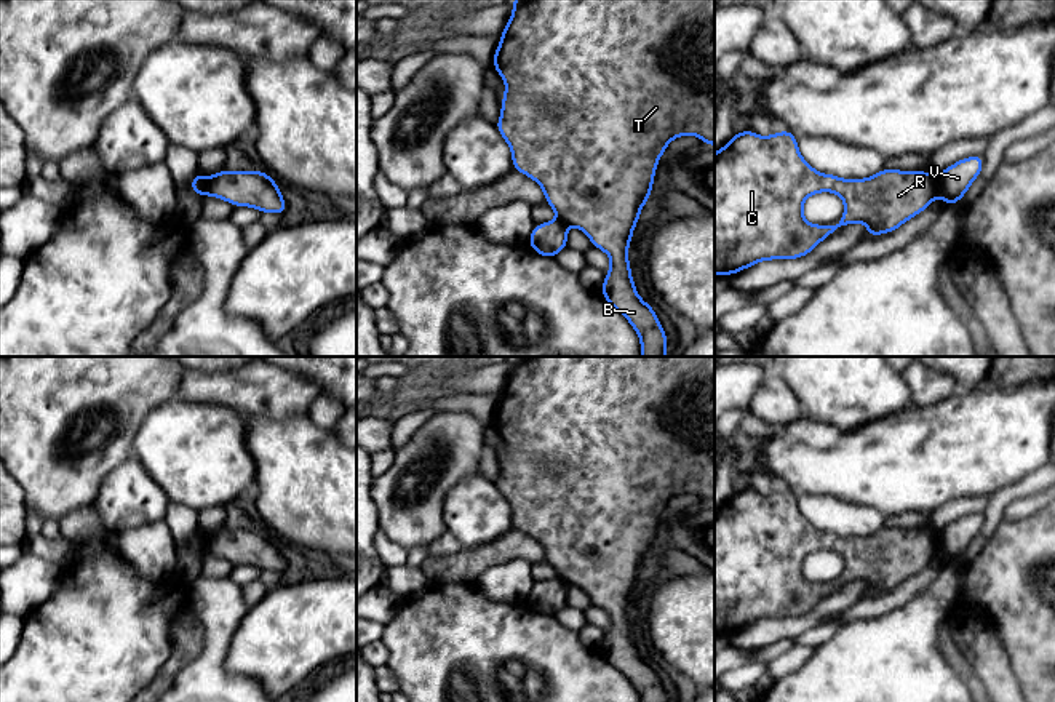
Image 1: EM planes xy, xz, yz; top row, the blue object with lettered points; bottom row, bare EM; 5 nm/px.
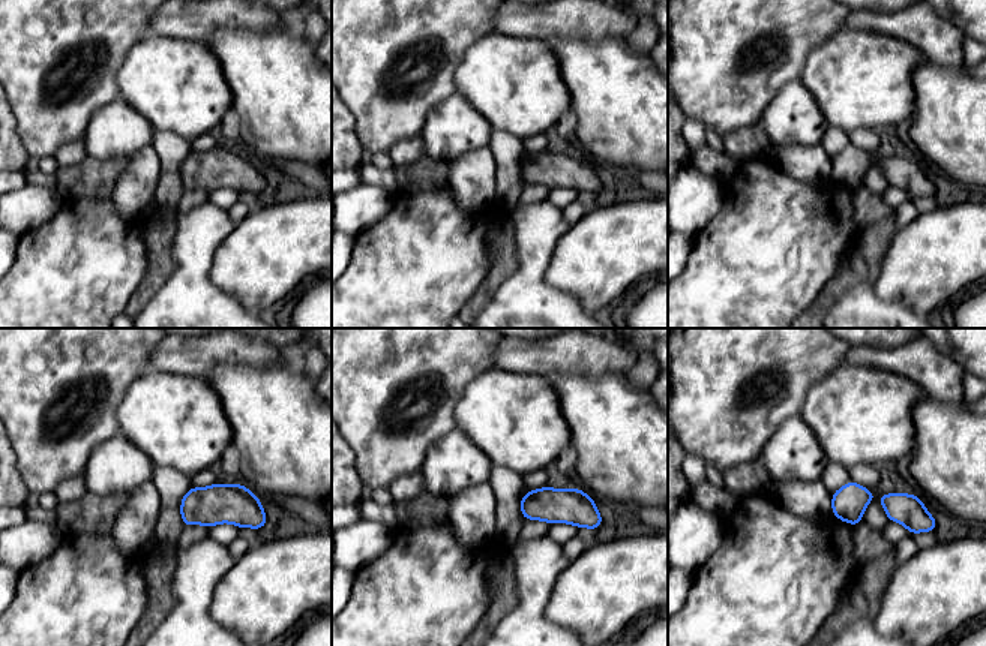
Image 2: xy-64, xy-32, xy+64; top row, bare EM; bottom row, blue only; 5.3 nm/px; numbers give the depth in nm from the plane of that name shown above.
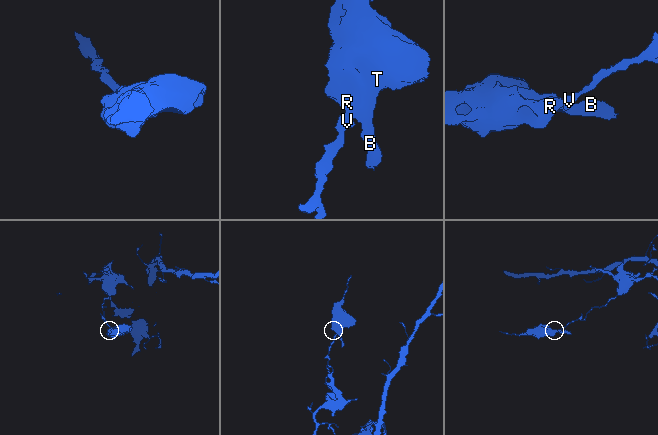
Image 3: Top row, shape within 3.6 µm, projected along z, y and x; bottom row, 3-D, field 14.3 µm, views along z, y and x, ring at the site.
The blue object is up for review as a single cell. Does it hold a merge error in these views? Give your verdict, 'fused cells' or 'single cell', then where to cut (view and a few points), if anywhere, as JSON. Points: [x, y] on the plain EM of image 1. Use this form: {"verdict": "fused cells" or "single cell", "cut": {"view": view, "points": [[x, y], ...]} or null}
{"verdict": "fused cells", "cut": {"view": "xy", "points": [[207, 536], [203, 552]]}}

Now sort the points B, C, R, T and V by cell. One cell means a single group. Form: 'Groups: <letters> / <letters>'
Groups: B C R T / V

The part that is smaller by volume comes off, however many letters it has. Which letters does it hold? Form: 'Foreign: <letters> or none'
Foreign: B, C, R, T

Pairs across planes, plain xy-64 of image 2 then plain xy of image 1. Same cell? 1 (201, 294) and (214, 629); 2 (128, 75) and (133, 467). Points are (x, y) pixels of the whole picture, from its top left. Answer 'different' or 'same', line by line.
1: same
2: different

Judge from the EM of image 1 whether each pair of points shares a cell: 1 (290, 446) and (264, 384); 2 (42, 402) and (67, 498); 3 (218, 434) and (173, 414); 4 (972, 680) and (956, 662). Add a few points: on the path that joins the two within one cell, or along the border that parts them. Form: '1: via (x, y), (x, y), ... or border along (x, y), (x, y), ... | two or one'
1: border along (240, 410), (267, 416), (307, 413) | two
2: via (48, 426), (48, 458), (59, 474) | one
3: via (207, 434), (192, 434), (184, 426) | one
4: via (967, 675), (961, 667) | one

